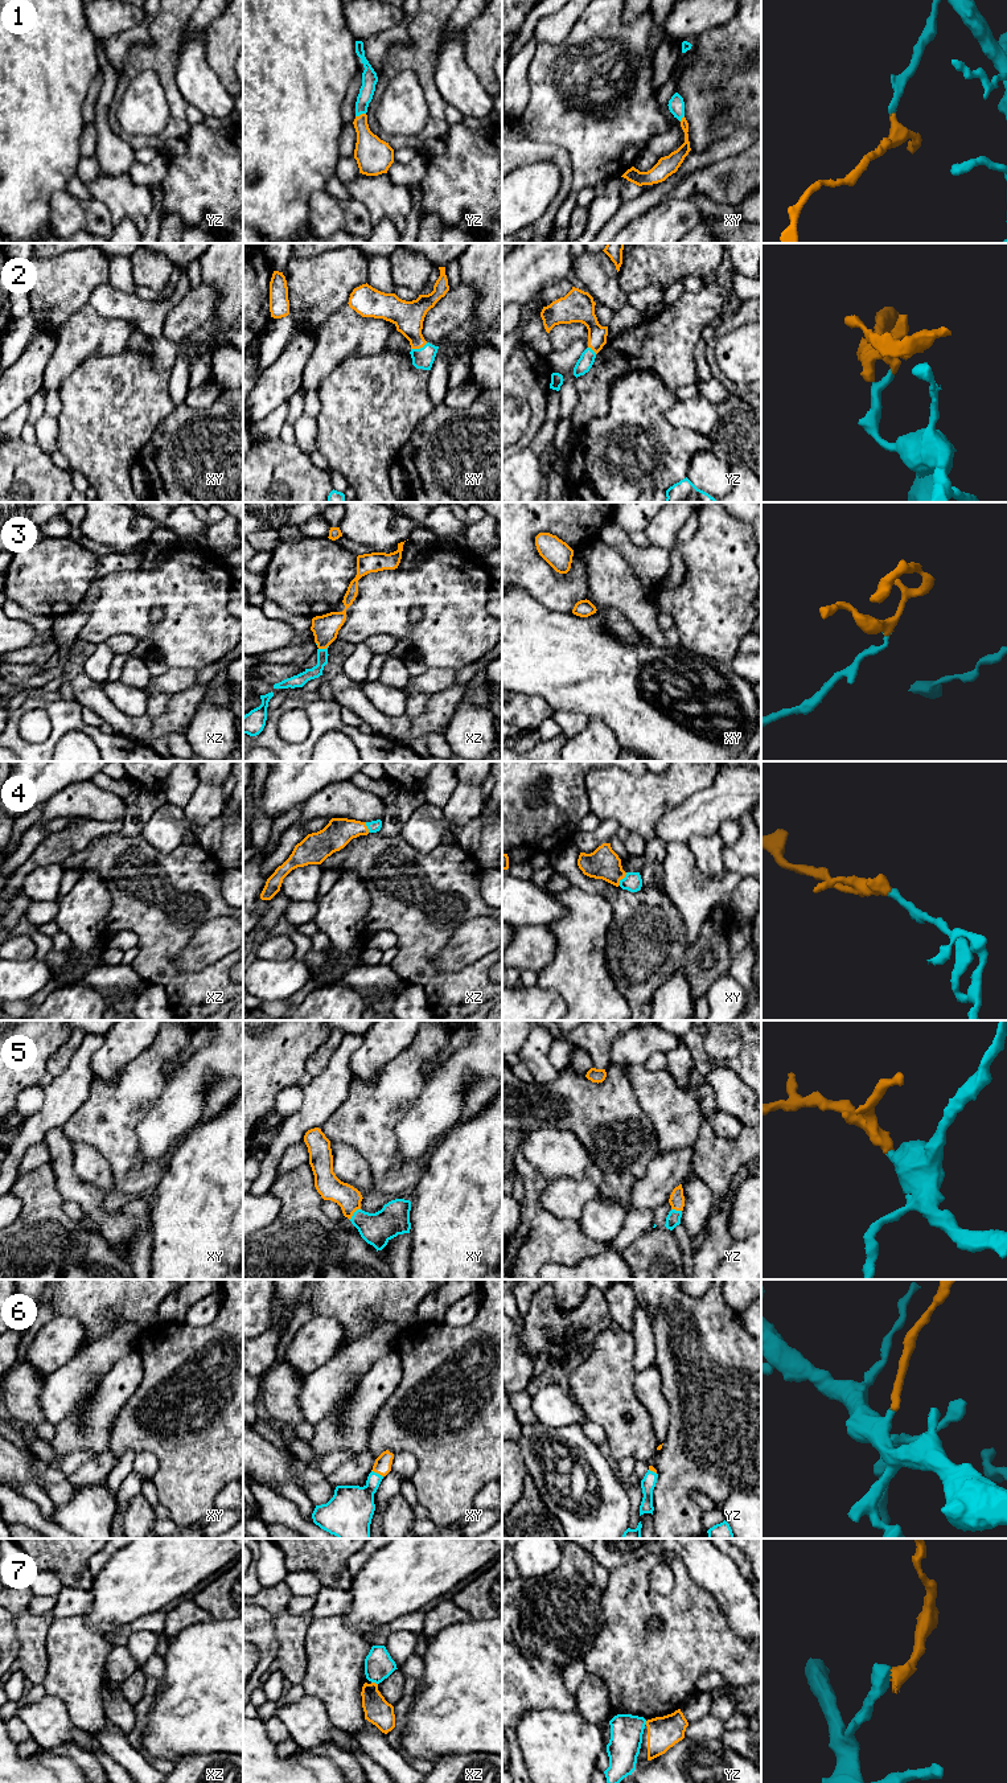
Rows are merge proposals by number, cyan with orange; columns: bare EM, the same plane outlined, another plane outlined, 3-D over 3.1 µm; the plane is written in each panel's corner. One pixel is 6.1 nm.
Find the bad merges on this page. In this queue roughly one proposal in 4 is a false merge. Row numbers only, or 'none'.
7

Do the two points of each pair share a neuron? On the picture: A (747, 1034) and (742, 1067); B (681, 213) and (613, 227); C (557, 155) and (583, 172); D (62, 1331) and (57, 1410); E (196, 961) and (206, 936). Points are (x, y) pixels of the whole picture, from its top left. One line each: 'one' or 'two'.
A: one
B: two
C: two
D: two
E: one

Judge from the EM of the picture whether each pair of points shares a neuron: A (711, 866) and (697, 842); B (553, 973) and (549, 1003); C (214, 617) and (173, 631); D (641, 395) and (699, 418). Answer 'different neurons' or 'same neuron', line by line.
A: same neuron
B: different neurons
C: same neuron
D: different neurons

